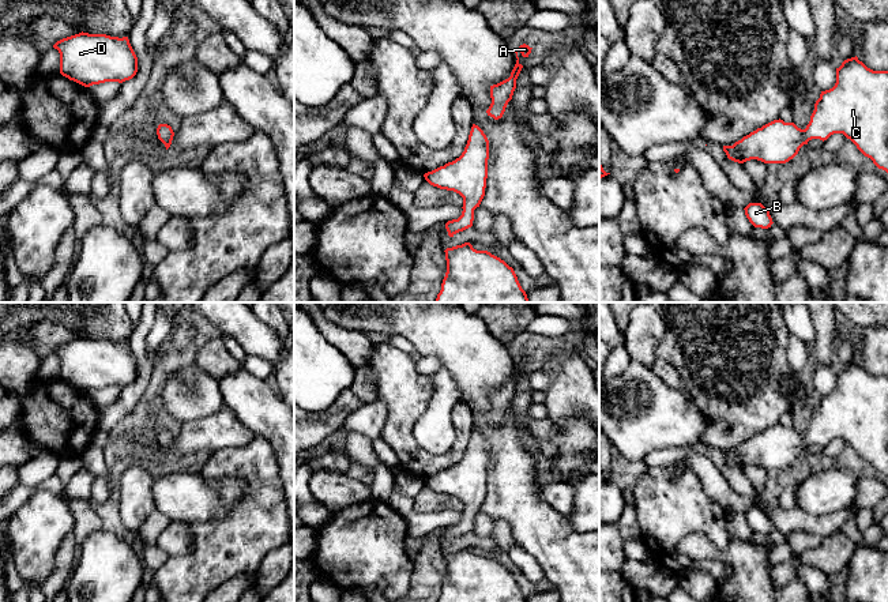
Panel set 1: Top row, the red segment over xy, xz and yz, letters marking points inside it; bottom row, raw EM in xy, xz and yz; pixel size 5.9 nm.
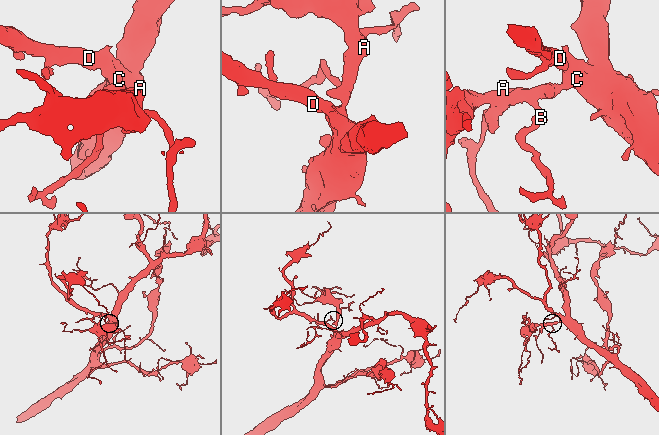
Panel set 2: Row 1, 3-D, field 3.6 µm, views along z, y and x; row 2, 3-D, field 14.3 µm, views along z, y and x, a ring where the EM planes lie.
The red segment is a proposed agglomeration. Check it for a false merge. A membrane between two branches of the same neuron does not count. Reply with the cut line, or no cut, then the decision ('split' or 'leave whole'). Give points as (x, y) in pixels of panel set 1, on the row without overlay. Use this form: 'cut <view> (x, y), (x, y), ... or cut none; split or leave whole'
cut none; leave whole

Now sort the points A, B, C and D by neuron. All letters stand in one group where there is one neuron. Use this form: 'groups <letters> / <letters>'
groups A B C D

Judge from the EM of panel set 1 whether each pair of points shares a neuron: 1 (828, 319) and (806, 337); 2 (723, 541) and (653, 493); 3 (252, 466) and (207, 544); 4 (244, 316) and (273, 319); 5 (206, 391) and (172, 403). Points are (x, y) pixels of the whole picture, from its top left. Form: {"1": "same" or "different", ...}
{"1": "different", "2": "same", "3": "same", "4": "different", "5": "same"}

